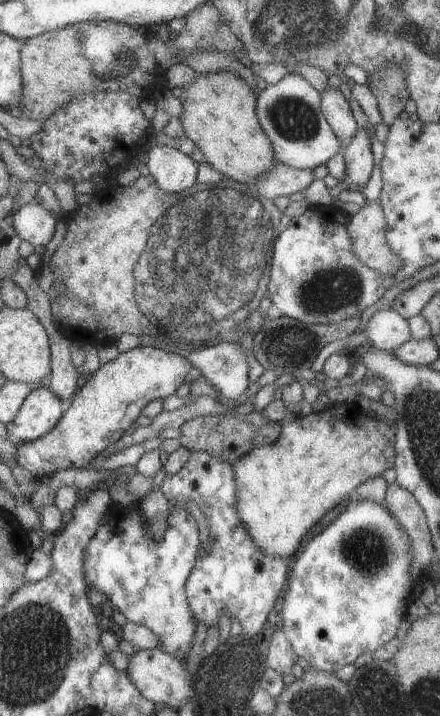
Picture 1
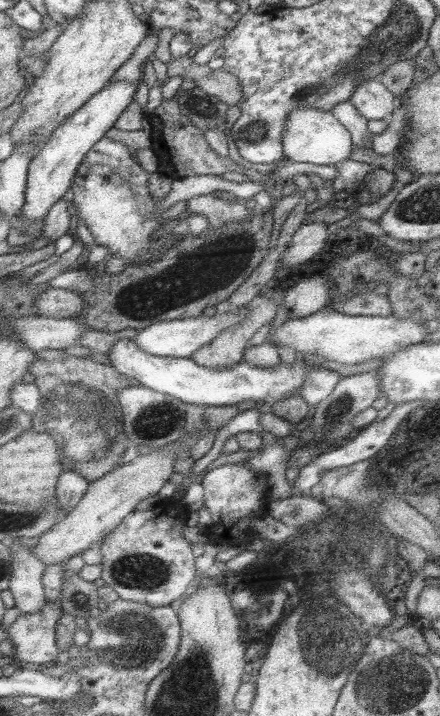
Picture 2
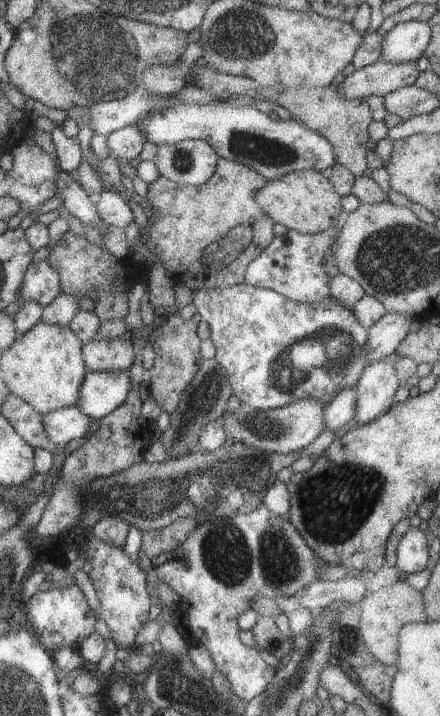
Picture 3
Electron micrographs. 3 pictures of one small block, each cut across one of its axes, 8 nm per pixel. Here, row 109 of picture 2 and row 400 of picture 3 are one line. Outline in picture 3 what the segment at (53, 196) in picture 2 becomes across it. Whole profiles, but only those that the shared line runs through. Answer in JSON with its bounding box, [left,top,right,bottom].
[74,371,132,421]

